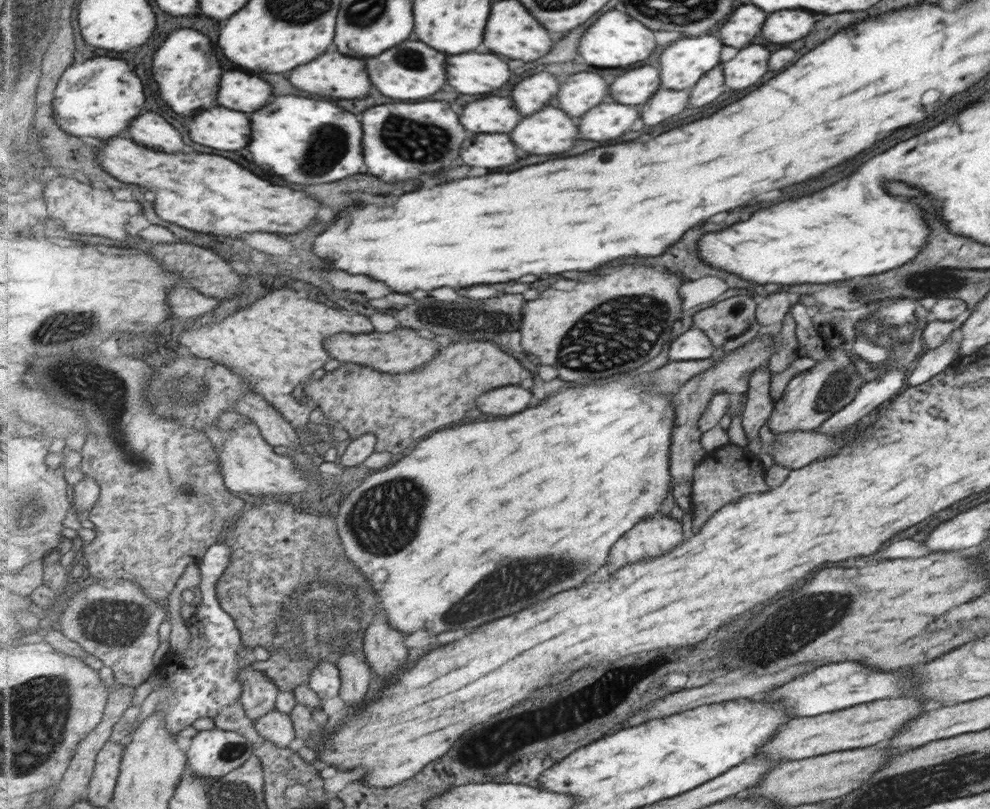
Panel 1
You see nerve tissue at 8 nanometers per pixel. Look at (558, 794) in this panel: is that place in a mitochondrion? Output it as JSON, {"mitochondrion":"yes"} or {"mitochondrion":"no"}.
{"mitochondrion":"no"}

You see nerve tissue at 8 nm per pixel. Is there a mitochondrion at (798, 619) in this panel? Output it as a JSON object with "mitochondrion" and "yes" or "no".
{"mitochondrion":"yes"}

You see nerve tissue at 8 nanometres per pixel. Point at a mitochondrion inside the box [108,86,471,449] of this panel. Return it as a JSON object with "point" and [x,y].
{"point":[432,146]}

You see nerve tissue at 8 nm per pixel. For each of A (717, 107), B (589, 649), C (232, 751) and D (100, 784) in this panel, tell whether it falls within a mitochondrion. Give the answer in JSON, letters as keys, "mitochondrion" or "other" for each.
{"A":"other","B":"other","C":"mitochondrion","D":"other"}

